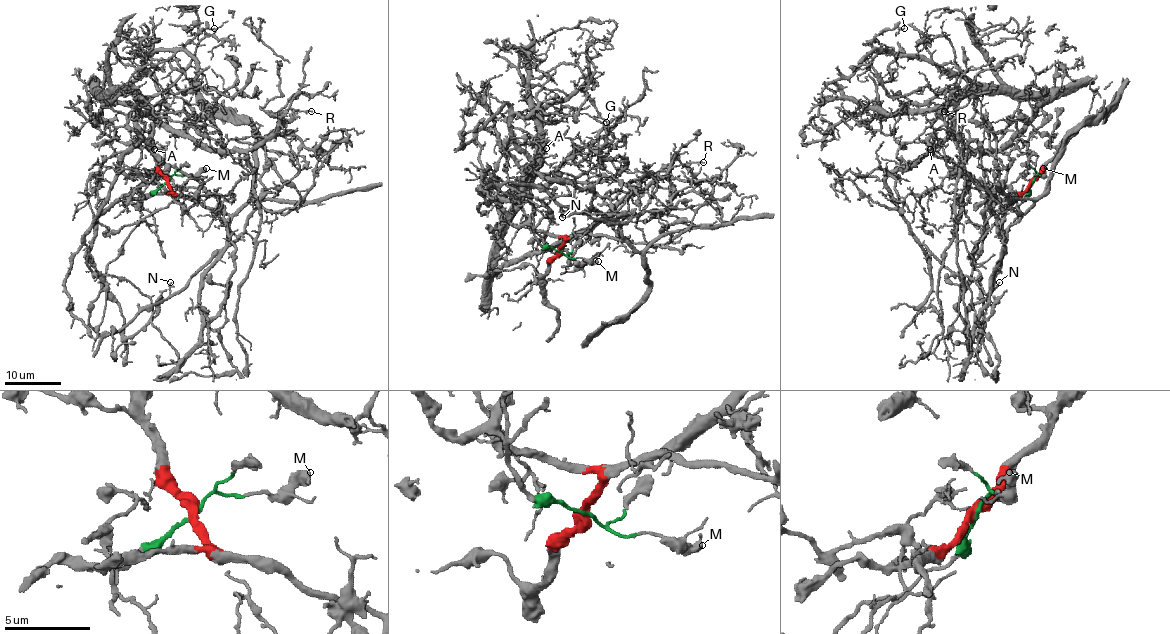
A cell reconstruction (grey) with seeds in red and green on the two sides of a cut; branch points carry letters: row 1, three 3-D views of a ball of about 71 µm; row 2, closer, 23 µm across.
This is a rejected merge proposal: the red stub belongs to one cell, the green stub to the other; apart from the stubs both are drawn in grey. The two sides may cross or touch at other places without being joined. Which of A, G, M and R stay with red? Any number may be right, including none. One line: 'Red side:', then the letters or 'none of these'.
Red side: A, G, R

